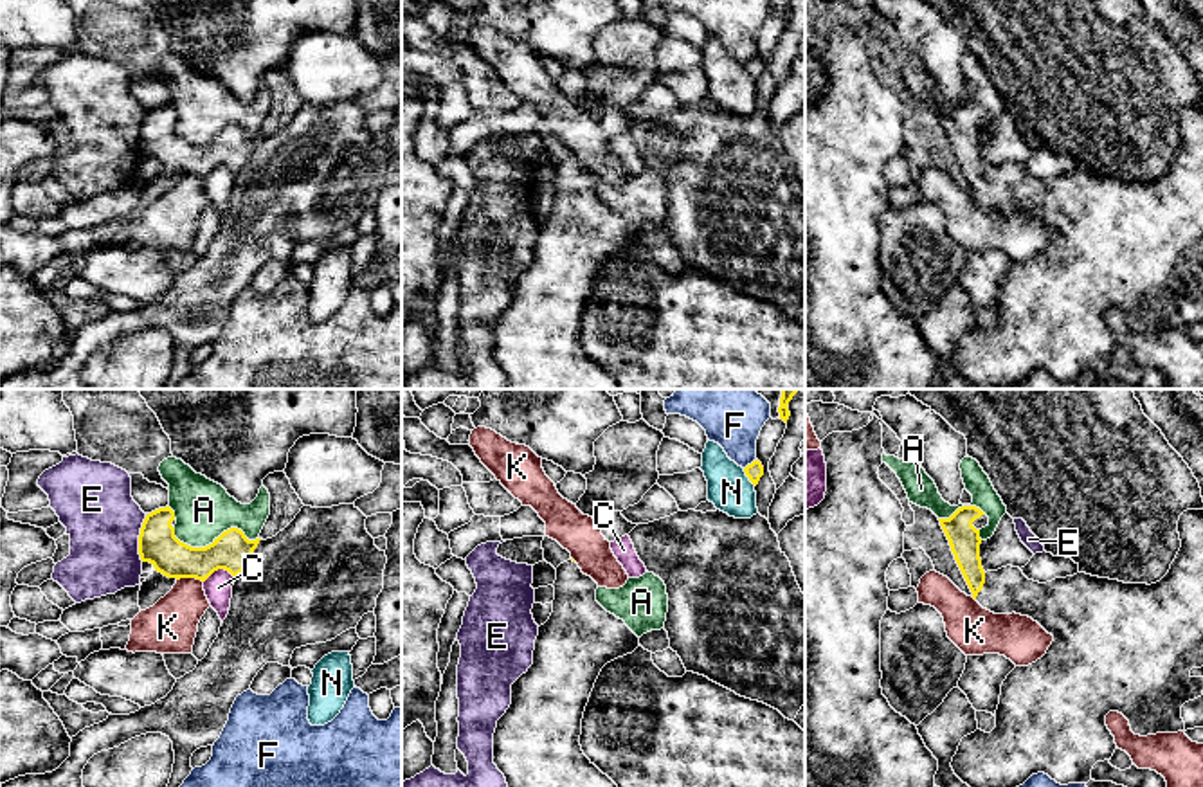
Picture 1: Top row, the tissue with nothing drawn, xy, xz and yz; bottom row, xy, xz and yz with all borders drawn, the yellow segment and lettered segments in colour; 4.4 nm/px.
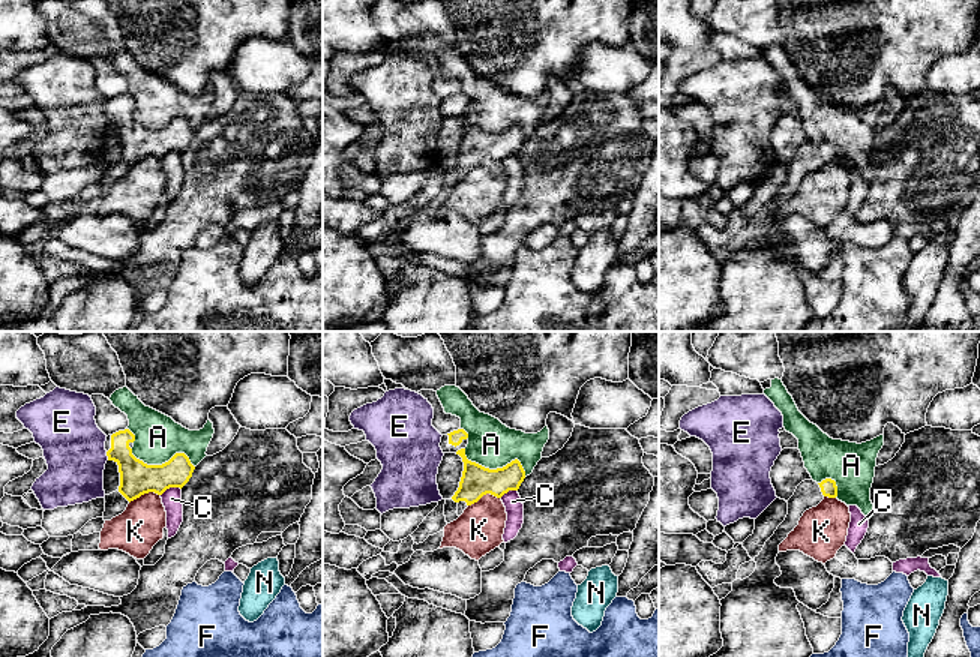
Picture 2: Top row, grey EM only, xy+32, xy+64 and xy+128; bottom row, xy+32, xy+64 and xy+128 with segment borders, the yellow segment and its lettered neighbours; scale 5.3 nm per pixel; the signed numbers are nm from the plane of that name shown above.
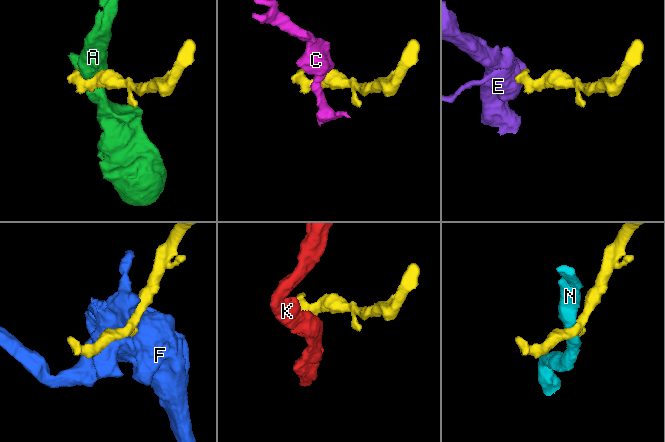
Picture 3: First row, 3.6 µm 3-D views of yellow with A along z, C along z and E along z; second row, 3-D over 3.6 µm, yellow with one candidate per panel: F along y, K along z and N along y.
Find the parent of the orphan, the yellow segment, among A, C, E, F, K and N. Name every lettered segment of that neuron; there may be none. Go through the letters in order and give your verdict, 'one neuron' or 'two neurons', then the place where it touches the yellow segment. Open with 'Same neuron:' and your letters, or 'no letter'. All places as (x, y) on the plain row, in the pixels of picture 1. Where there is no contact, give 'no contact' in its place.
Same neuron: no letter
A: two neurons | xy (213, 139)
C: two neurons | xy (218, 164)
E: two neurons | xy (139, 135)
F: two neurons | xz (751, 60)
K: two neurons | xy (189, 173)
N: two neurons | xz (748, 72)

